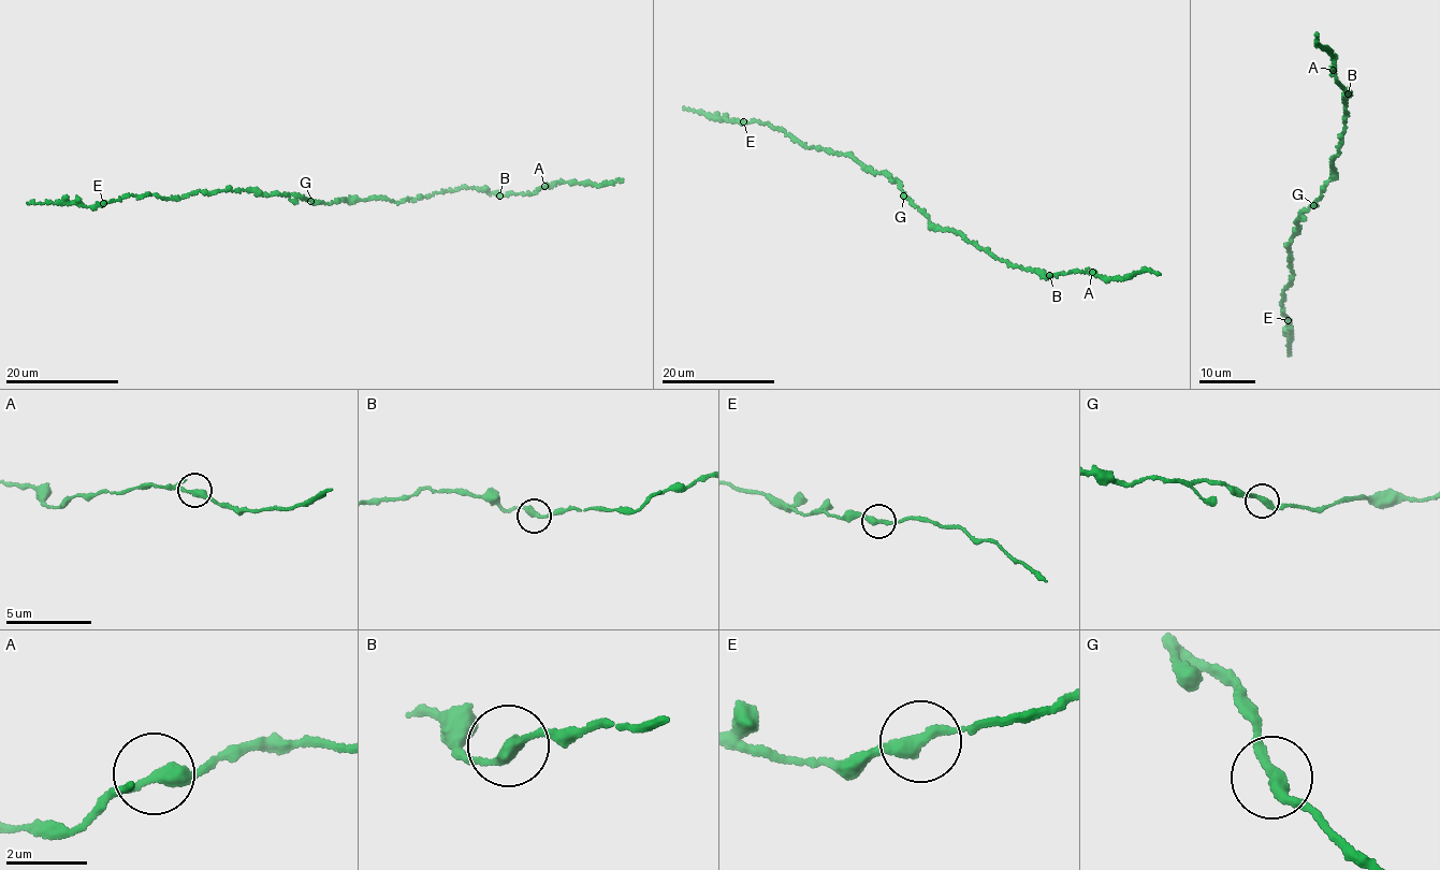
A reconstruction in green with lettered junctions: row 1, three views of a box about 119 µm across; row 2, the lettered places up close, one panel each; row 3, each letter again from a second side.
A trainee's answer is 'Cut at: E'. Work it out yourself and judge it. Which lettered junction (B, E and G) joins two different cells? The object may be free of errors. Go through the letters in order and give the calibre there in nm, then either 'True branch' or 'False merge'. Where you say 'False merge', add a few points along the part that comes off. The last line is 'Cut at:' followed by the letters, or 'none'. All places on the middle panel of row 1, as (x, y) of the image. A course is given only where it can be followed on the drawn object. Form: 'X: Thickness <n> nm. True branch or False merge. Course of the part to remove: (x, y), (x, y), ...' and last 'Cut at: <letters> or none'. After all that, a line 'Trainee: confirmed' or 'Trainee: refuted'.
B: Thickness 280 nm. True branch
E: Thickness 280 nm. True branch
G: Thickness 280 nm. True branch
Cut at: none
Trainee: refuted

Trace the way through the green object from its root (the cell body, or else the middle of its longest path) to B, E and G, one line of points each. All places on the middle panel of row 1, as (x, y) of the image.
B: (917, 207), (936, 228), (957, 231), (1011, 264), (1036, 271), (1044, 277), (1049, 275)
E: (917, 207), (904, 196), (901, 184), (883, 172), (874, 173), (849, 155), (806, 147), (767, 122), (743, 121)
G: (917, 207), (903, 196)

